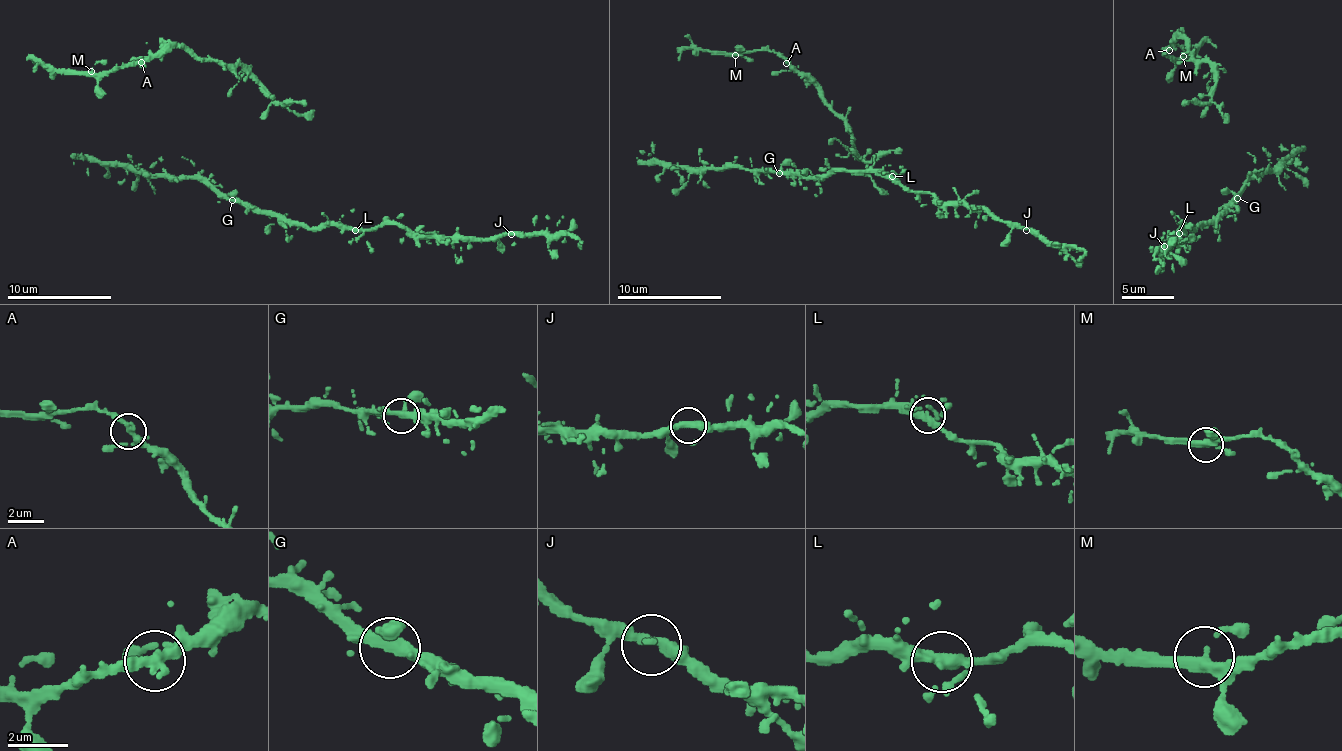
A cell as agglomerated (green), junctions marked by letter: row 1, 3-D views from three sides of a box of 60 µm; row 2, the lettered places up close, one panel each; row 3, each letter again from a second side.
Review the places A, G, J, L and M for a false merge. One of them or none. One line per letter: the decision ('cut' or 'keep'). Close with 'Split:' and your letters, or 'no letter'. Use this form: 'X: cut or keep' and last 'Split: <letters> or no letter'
A: keep
G: keep
J: keep
L: keep
M: keep
Split: no letter

